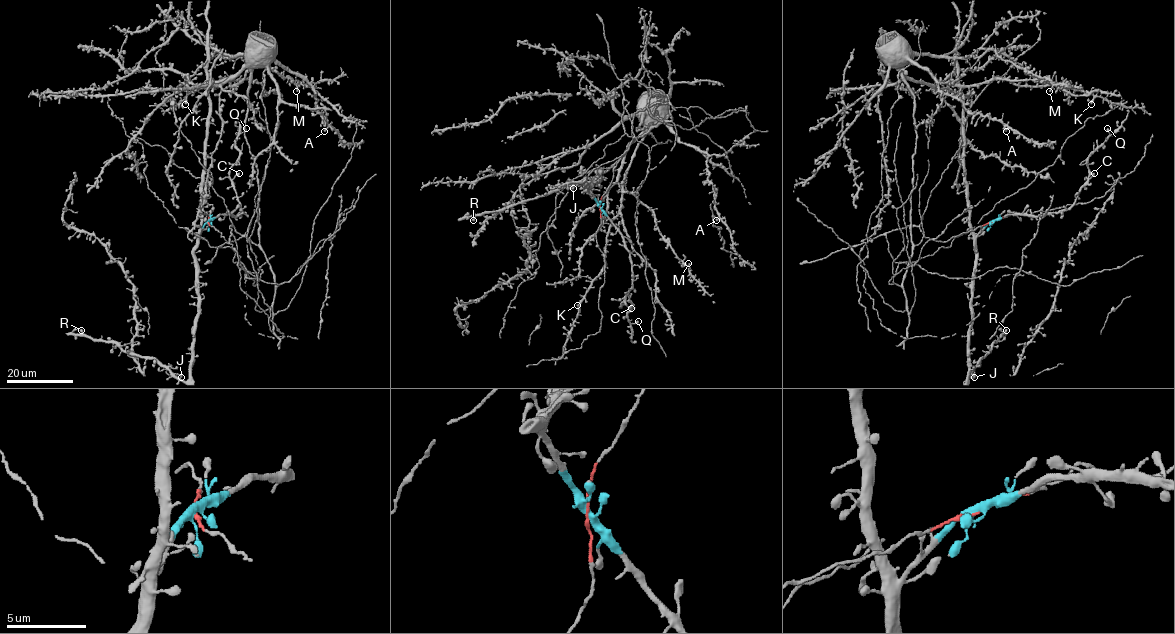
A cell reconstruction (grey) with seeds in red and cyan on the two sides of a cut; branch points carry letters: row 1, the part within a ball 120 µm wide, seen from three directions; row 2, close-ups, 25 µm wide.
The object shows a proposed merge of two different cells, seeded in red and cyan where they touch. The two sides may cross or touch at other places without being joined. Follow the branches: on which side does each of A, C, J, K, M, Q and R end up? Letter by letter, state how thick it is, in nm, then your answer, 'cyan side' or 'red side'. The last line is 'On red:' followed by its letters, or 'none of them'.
A: 380 nm | red side
C: 480 nm | cyan side
J: 360 nm | cyan side
K: 480 nm | red side
M: 280 nm | red side
Q: 460 nm | cyan side
R: 460 nm | cyan side
On red: A, K, M

